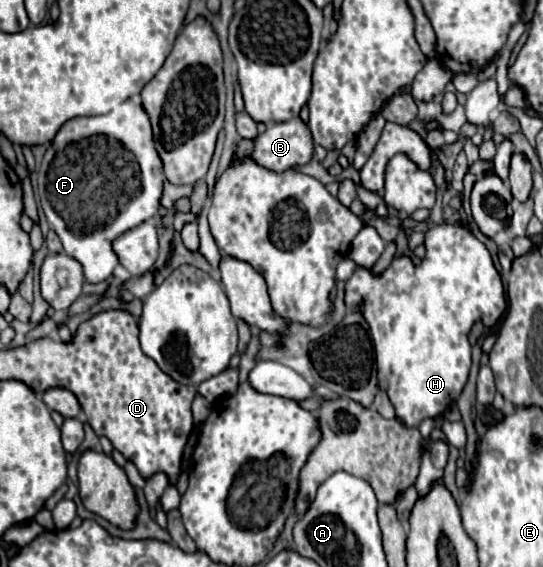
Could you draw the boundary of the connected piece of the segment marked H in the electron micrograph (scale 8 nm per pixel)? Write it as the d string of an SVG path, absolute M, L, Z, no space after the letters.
M450 223L428 227L424 231L424 247L426 255L418 267L416 289L414 289L416 267L408 263L408 257L394 257L392 265L382 275L372 275L370 271L358 267L354 275L346 281L346 305L352 307L358 305L360 301L364 303L364 317L370 323L374 337L378 383L380 387L386 389L394 405L396 421L404 423L404 427L418 427L428 417L436 419L450 405L456 403L472 365L470 343L468 343L468 333L472 325L476 321L482 321L486 327L496 327L506 307L504 285L492 263L492 257L486 245L480 243L468 229Z

